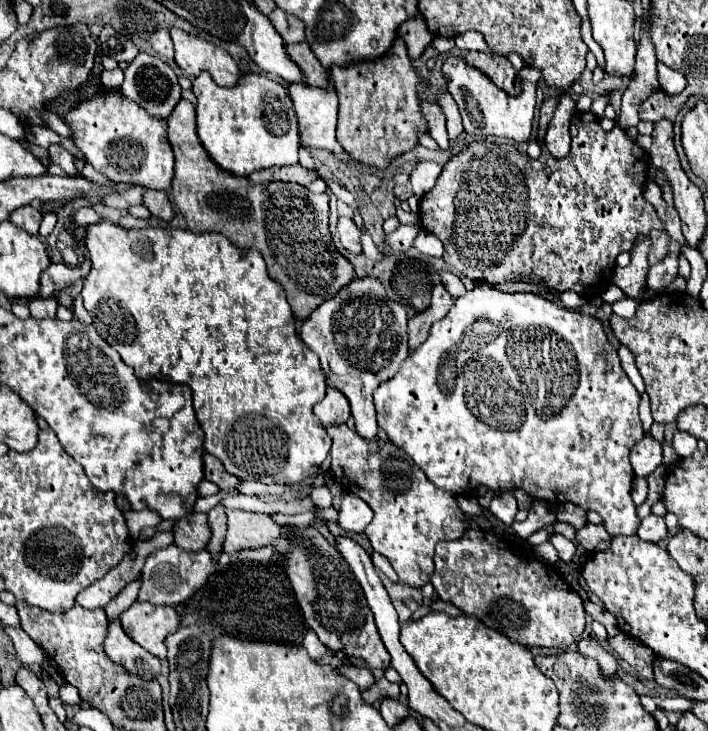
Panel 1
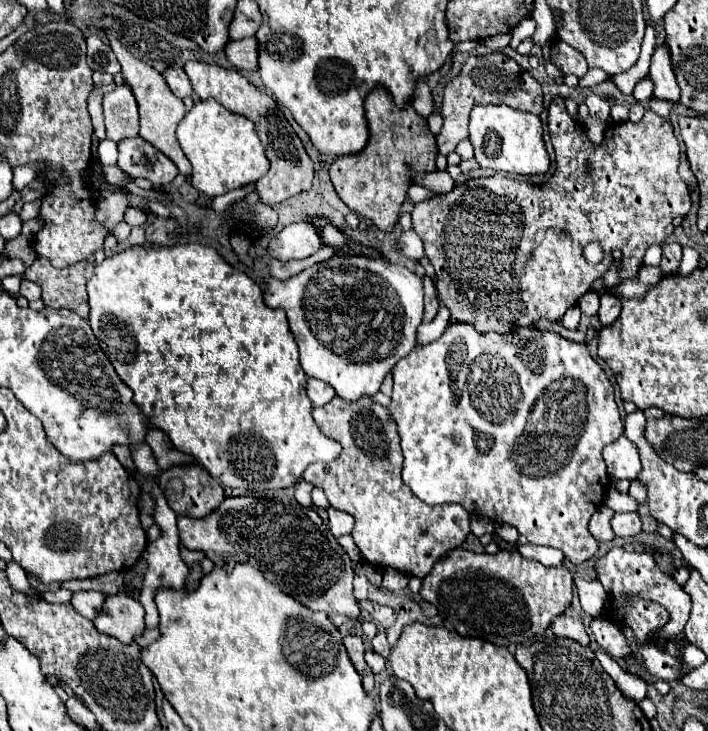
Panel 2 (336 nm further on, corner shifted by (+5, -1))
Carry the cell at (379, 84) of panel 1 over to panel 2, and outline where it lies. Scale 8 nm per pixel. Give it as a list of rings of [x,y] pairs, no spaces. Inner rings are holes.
[[[383,87],[369,93],[365,111],[369,123],[367,147],[357,155],[337,157],[329,167],[329,175],[337,195],[351,211],[367,217],[377,229],[389,233],[399,221],[407,189],[413,185],[413,173],[437,171],[437,143],[435,135],[427,127],[427,121],[419,117],[411,105],[407,105],[407,109],[393,105],[393,97]]]

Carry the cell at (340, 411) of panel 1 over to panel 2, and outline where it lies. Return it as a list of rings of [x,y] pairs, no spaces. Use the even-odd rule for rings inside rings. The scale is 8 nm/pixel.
[[[309,377],[307,379],[307,395],[309,395],[311,403],[315,407],[319,407],[319,405],[325,405],[327,401],[331,401],[331,397],[335,397],[335,391],[327,383]]]

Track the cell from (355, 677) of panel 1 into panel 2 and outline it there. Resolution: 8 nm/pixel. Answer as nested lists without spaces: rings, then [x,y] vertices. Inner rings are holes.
[[[347,635],[347,637],[343,637],[343,645],[347,647],[347,653],[349,653],[349,657],[351,657],[355,669],[357,669],[359,675],[363,677],[363,689],[365,689],[367,693],[371,693],[371,691],[373,691],[373,671],[369,669],[369,665],[367,665],[365,659],[363,659],[363,653],[365,653],[365,649],[363,649],[363,639],[361,639],[359,635]]]

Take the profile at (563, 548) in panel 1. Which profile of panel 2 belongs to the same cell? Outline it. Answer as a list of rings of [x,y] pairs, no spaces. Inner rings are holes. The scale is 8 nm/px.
[[[451,325],[445,329],[445,333],[423,347],[415,347],[403,361],[399,361],[393,369],[393,401],[389,411],[393,413],[401,447],[405,455],[403,463],[403,481],[411,487],[411,491],[429,505],[441,505],[441,503],[459,503],[467,513],[479,515],[497,523],[513,525],[521,535],[525,535],[535,545],[555,547],[563,551],[565,559],[569,559],[573,565],[581,565],[587,559],[591,559],[597,549],[599,541],[589,533],[587,523],[595,509],[603,503],[607,485],[611,483],[603,465],[603,447],[615,441],[623,433],[623,423],[617,411],[617,403],[613,399],[613,387],[605,375],[605,371],[593,361],[589,355],[589,349],[585,343],[575,343],[569,339],[563,339],[557,333],[543,331],[543,329],[517,329],[511,335],[499,335],[499,333],[477,333],[473,325]]]

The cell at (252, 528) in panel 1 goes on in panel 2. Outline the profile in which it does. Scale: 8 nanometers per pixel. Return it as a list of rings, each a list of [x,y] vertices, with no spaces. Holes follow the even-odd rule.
[[[197,463],[161,471],[159,489],[171,509],[177,515],[187,517],[205,517],[225,497],[221,483],[211,479],[211,475]]]

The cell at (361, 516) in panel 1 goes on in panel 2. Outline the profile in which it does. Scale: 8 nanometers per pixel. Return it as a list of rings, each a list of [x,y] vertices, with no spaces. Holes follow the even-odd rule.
[[[329,507],[327,513],[329,513],[329,529],[331,529],[331,533],[333,533],[335,537],[339,537],[339,535],[349,535],[349,533],[351,533],[353,521],[351,521],[351,515],[349,515],[349,513],[337,511],[337,509],[333,509],[333,507]]]

